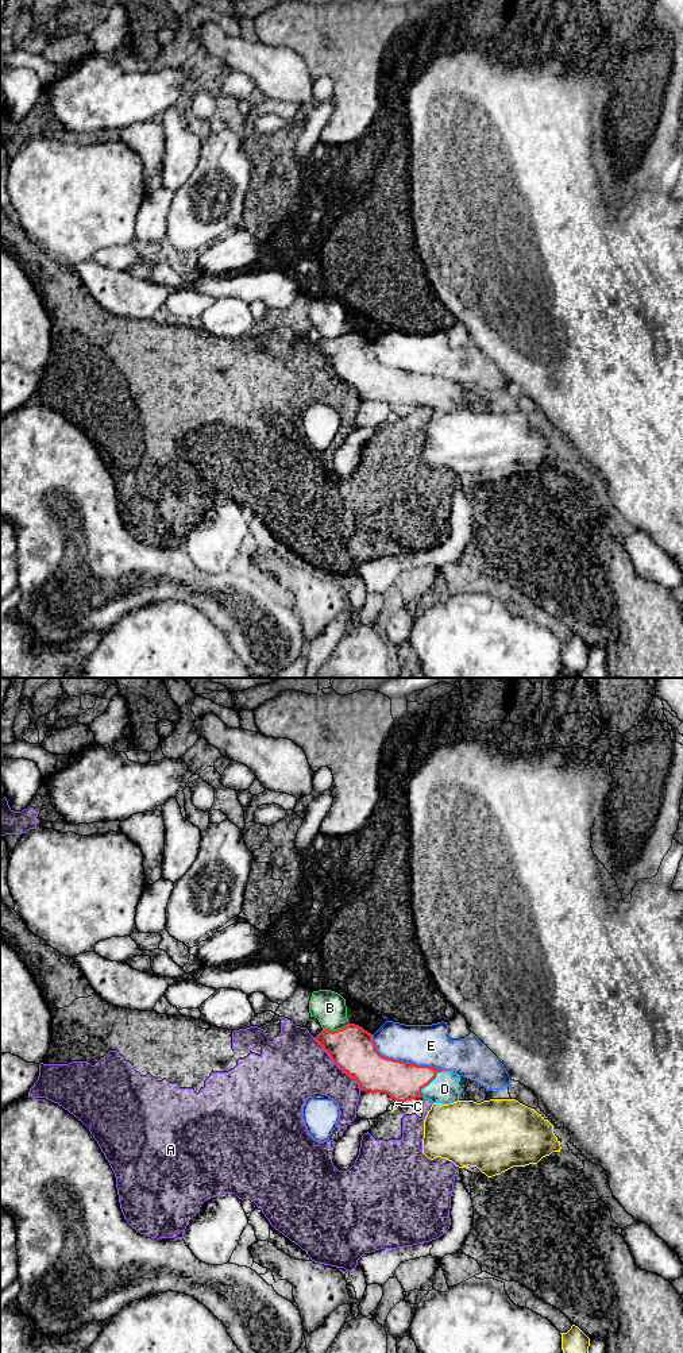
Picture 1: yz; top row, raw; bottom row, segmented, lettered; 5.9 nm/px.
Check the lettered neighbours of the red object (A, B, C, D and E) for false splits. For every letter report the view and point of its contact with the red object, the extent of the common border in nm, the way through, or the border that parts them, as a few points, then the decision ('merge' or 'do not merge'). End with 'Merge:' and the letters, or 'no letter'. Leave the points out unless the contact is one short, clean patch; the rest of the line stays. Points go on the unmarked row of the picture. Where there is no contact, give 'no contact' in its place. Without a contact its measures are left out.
A: contact yz (338, 374); length 420 nm; do not merge
B: contact yz (335, 339); length 170 nm; do not merge
C: contact yz (398, 409); length 40 nm; do not merge
D: contact yz (429, 390); length 200 nm; way yz (401, 389), (429, 390), (444, 397); merge
E: contact yz (404, 370); length 480 nm; do not merge
Merge: D

